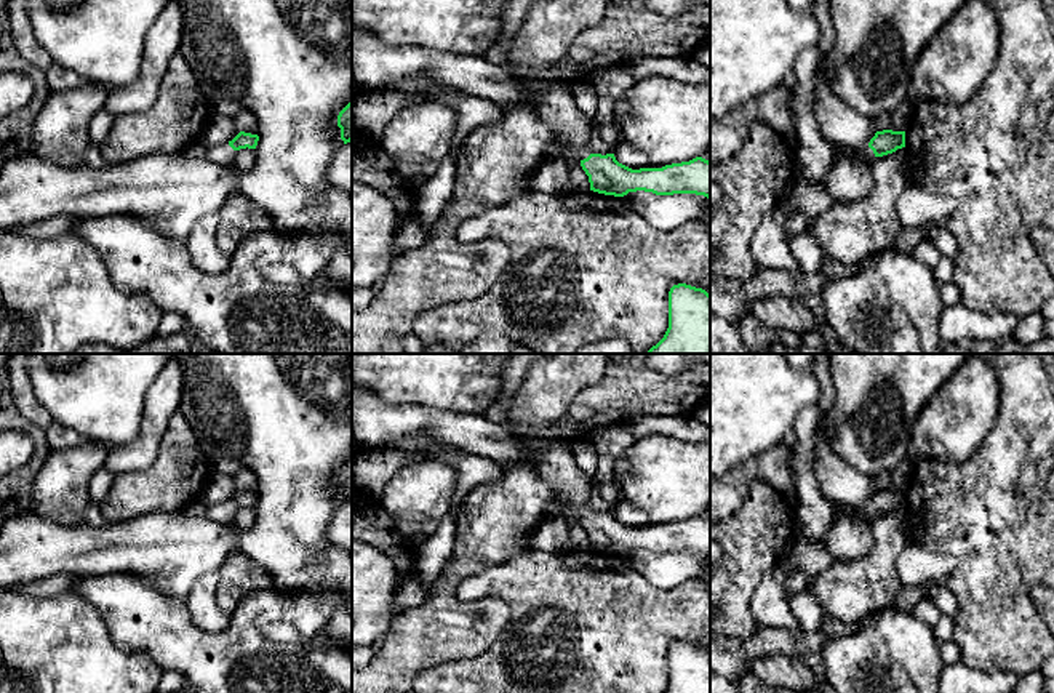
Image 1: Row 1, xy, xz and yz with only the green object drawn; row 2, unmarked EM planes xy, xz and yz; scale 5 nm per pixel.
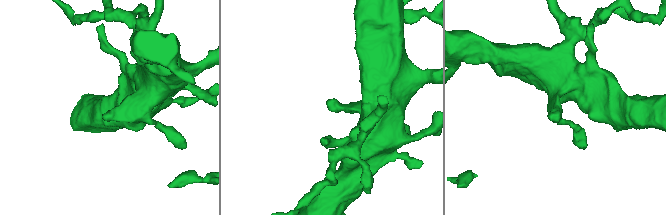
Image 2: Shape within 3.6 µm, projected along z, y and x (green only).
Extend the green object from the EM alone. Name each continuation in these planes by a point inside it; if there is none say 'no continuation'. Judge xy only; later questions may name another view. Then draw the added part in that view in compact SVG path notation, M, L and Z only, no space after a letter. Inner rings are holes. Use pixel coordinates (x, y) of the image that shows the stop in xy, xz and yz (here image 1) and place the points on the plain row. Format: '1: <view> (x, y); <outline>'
1: xy (223, 512); M229 501L206 507L205 515L218 523L229 525L237 519L237 509L234 509Z

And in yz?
1: yz (867, 514); M836 504L833 506L833 514L835 517L851 517L851 519L865 520L865 522L872 522L875 519L875 512L870 506L865 509L857 509L846 504Z

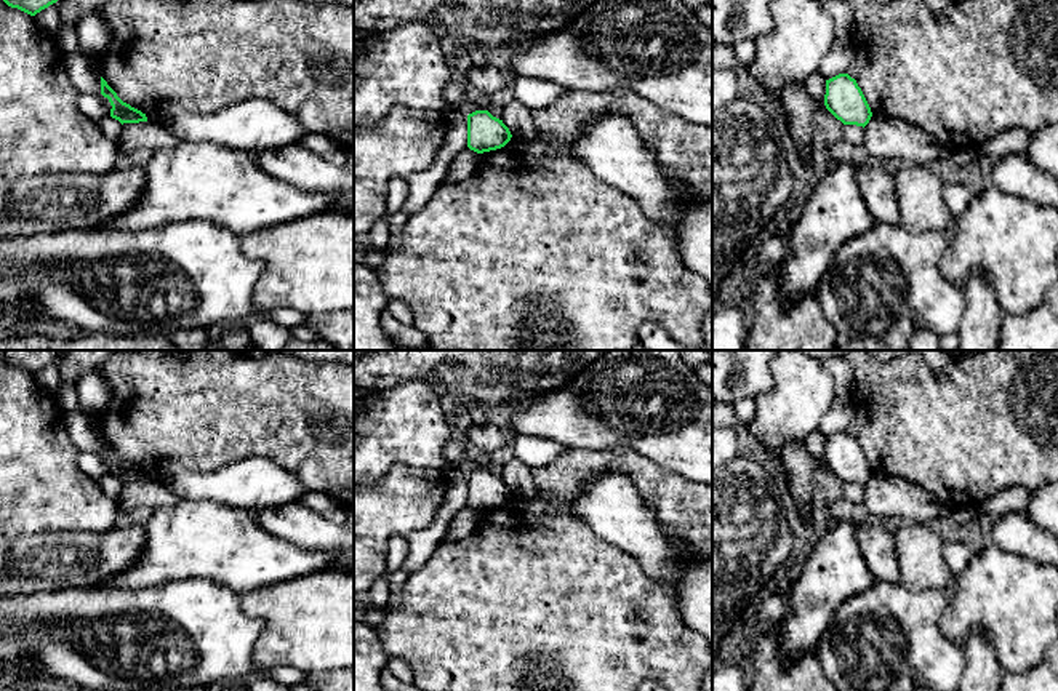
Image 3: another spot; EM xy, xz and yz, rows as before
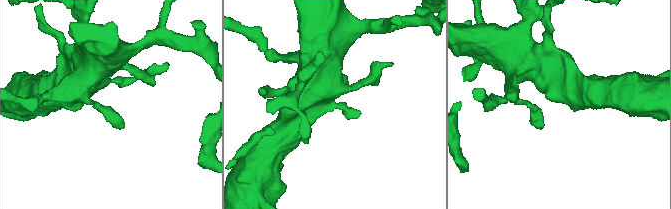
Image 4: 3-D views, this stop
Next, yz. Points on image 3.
no continuation

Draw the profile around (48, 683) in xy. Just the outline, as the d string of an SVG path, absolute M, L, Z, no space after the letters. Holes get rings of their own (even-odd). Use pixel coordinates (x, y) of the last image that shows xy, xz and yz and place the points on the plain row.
M45 677L38 685L38 691L83 691L83 689L80 689L74 683L59 678Z

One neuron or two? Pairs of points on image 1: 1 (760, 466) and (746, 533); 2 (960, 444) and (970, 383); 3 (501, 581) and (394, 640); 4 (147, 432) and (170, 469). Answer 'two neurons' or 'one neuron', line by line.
1: two neurons
2: one neuron
3: two neurons
4: two neurons

